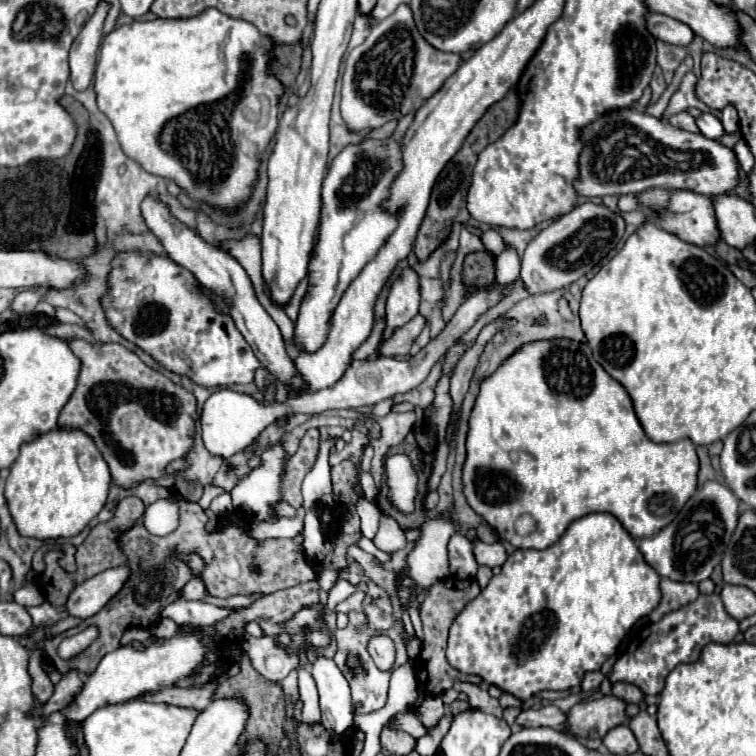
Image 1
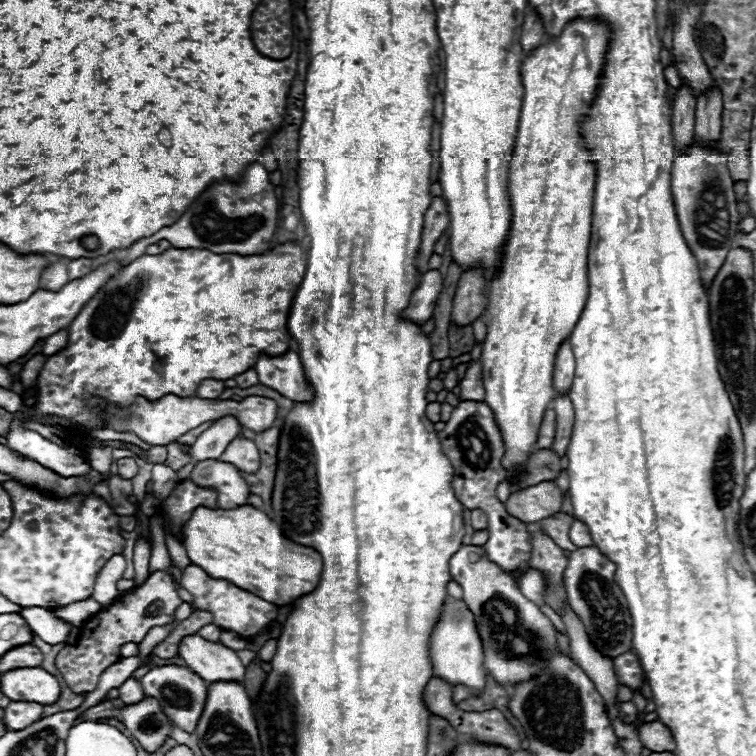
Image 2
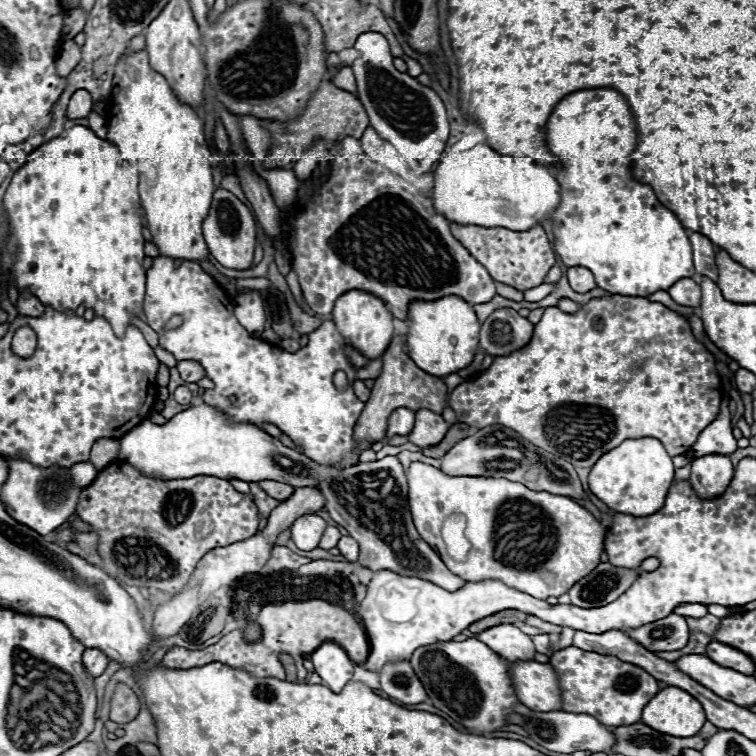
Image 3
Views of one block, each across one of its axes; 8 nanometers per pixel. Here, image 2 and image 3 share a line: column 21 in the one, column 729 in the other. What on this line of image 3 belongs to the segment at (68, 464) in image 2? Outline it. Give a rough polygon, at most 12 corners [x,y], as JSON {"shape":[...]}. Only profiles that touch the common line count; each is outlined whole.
{"shape":[[726,402],[692,446],[694,456],[732,454],[730,410]]}

